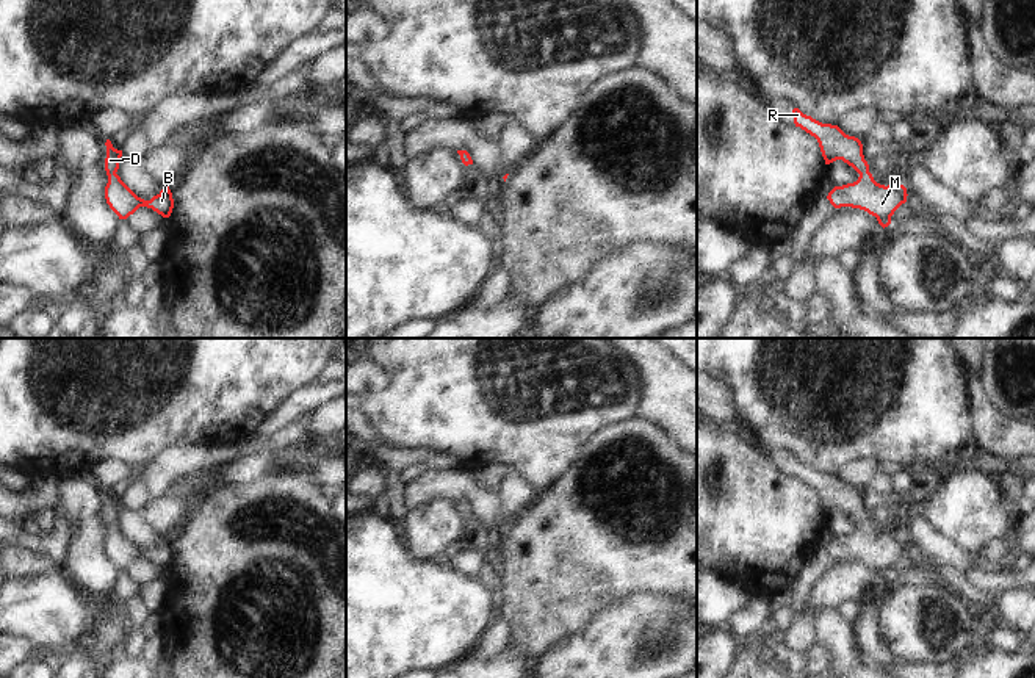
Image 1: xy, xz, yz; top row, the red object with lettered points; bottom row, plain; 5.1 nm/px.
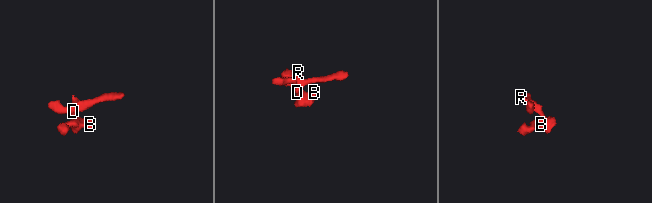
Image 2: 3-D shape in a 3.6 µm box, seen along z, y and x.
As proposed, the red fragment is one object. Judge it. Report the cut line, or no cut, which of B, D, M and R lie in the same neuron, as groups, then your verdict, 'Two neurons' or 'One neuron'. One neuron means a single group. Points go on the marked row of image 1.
No split. Groups: B D M R. One neuron.

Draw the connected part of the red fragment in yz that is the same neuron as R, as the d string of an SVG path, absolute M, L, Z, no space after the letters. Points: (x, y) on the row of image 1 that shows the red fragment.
M799 108L792 110L795 127L800 127L819 142L825 164L842 160L858 174L858 180L842 186L835 186L827 199L835 208L852 207L875 216L885 229L891 224L894 211L907 202L903 185L880 185L869 172L869 164L863 155L863 144L858 138L846 135L838 125L822 124Z

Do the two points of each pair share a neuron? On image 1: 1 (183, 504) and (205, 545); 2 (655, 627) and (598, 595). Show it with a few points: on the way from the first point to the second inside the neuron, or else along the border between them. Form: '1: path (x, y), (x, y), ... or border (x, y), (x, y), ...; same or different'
1: border (202, 495), (169, 537); different
2: border (649, 592), (619, 600), (586, 628); different

